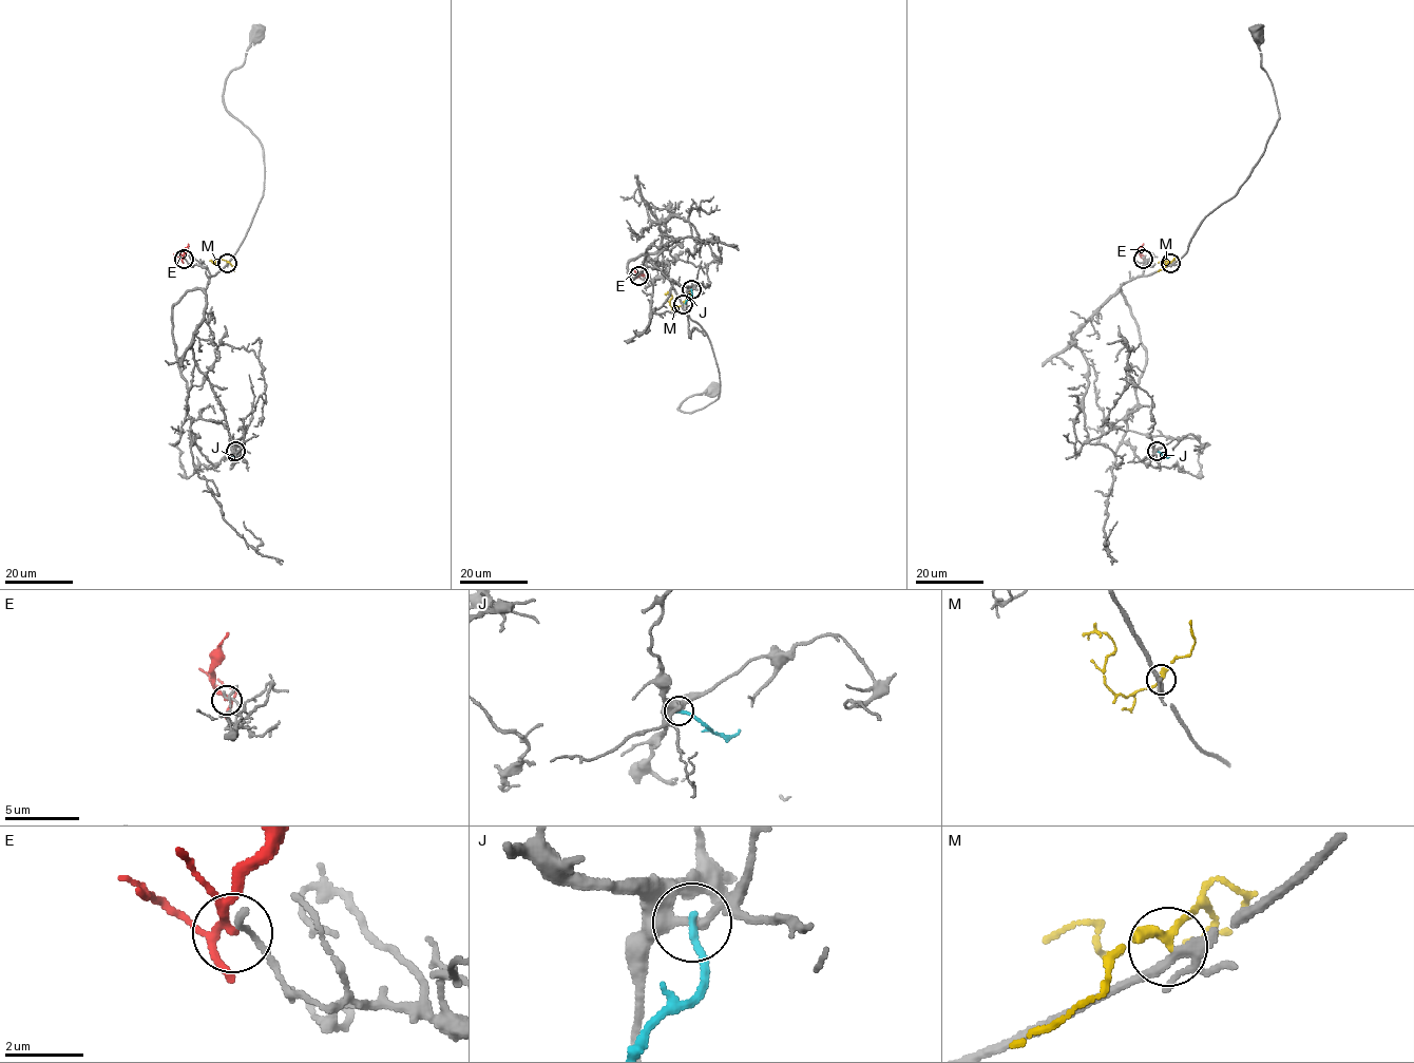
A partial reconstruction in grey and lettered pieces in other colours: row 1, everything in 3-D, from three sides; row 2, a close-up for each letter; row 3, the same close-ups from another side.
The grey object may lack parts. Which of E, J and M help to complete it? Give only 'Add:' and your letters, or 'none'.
Add: M

